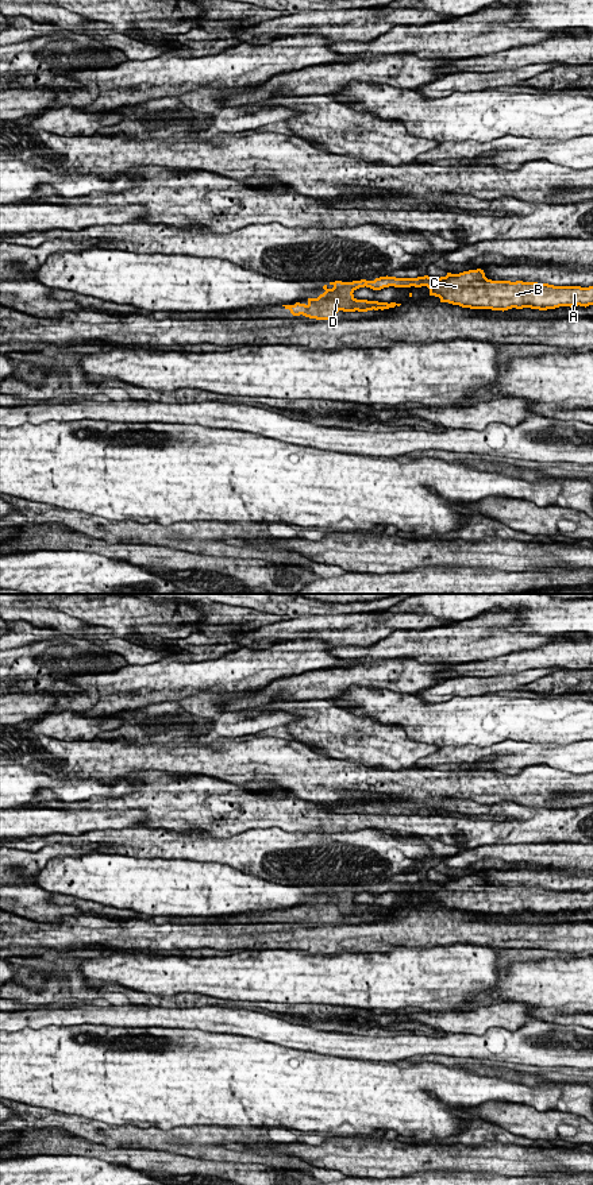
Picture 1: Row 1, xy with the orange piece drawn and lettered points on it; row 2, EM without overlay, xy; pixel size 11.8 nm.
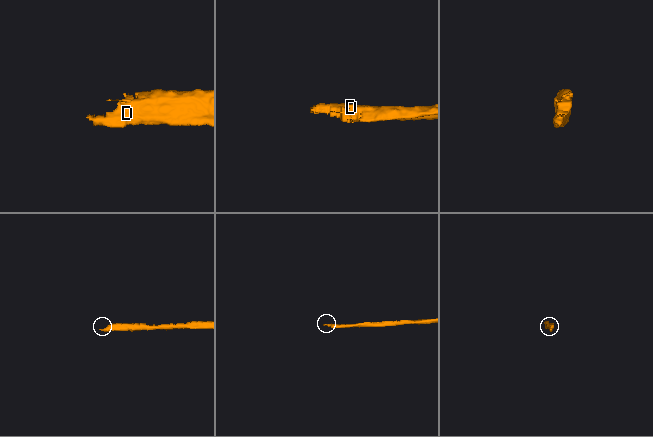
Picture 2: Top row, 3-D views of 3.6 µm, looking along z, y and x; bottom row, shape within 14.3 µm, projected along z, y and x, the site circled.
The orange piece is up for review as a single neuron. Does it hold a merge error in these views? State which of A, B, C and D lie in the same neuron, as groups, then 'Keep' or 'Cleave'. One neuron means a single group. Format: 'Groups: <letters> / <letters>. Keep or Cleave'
Groups: A B C D. Keep

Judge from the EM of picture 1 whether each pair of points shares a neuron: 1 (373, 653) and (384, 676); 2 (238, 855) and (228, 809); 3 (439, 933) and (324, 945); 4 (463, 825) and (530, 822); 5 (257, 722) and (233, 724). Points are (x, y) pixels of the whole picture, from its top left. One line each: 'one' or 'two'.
1: two
2: two
3: one
4: one
5: one

